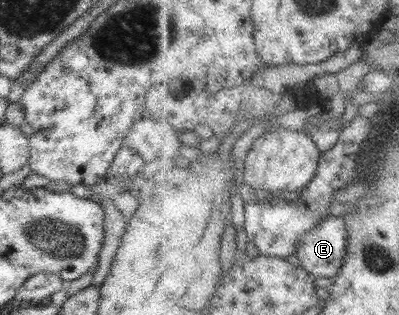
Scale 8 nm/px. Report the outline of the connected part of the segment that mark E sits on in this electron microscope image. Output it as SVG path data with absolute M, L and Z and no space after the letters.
M330 217L300 239L296 254L299 264L315 278L334 278L343 269L348 241L346 219Z

